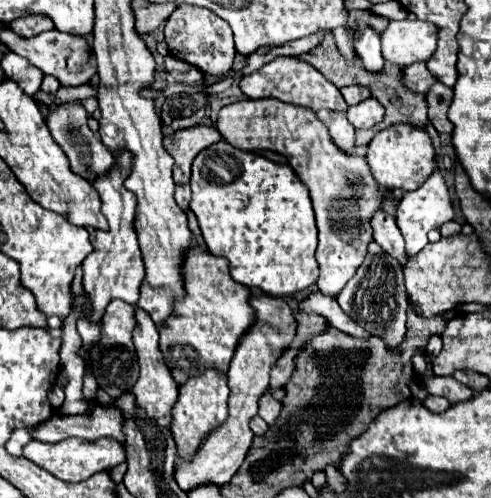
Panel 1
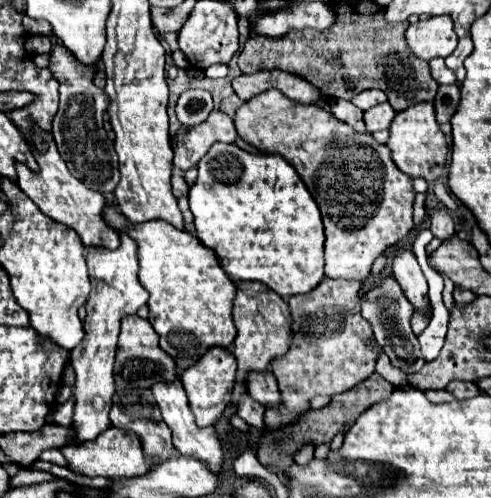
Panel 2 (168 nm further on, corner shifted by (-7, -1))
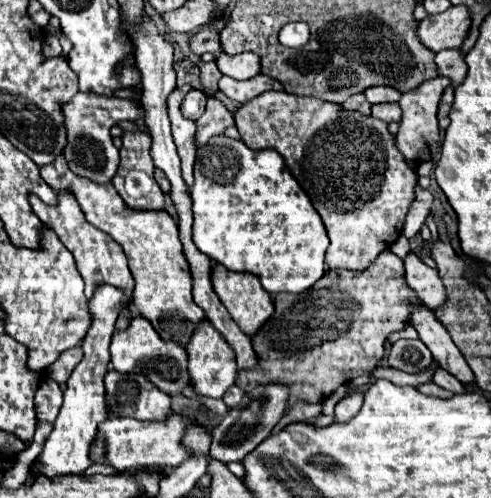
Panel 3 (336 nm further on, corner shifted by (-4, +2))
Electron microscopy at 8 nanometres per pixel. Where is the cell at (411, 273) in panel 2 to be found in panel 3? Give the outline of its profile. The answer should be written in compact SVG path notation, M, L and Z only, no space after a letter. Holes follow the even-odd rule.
M412 308L412 322L418 330L420 340L428 346L432 352L434 362L456 376L462 384L474 384L474 372L468 368L466 360L460 356L460 350L456 344L452 344L452 338L448 332L444 332L442 324L434 318L430 308Z

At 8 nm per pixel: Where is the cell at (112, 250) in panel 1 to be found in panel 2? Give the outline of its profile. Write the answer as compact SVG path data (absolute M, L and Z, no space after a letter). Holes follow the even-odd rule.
M119 233L119 239L121 239L121 245L115 251L107 247L87 249L87 267L89 267L89 279L91 279L93 291L85 305L87 309L87 317L83 321L85 337L71 351L71 365L77 375L77 381L75 381L77 403L75 403L75 415L73 415L73 427L77 431L75 443L95 439L95 435L111 427L109 409L111 409L111 397L115 393L113 361L115 361L115 347L117 347L117 335L119 335L119 321L121 317L129 313L137 313L137 309L145 305L149 299L147 289L143 289L137 277L137 269L139 269L137 243L125 233Z

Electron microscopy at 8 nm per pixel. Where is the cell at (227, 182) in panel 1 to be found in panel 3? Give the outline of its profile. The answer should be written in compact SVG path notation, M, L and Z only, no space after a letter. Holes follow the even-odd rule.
M214 136L212 140L208 140L206 146L198 148L196 154L196 162L194 162L194 186L190 188L190 196L192 196L192 210L194 210L194 244L198 246L200 252L204 252L210 260L216 260L220 264L224 264L226 268L234 270L234 272L250 272L254 276L260 278L262 286L266 292L276 294L276 292L304 292L308 288L312 288L312 284L316 284L324 274L326 274L326 266L324 266L324 252L330 244L326 228L320 220L320 214L314 210L312 202L308 200L306 192L300 188L300 184L296 184L294 176L290 174L290 170L286 168L282 156L278 152L272 150L250 150L242 140L232 140L228 136Z

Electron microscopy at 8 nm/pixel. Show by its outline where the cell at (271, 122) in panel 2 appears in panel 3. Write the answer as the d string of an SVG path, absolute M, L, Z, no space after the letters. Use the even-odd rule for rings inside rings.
M264 92L264 96L244 102L236 110L234 120L242 142L252 150L276 150L312 200L330 236L330 246L326 252L326 264L330 268L362 272L376 260L380 252L388 250L396 242L402 232L406 212L414 202L416 174L408 168L404 156L400 156L396 140L384 120L362 116L356 110L348 110L346 114L340 104L308 96L294 96L288 92Z

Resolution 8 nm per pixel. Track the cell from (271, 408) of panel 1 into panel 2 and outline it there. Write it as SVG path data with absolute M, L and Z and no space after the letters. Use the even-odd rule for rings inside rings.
M271 369L265 371L263 375L259 373L251 373L249 379L249 395L259 401L263 407L277 407L281 403L281 395L279 395L279 389L277 389L277 381L275 377L271 375Z

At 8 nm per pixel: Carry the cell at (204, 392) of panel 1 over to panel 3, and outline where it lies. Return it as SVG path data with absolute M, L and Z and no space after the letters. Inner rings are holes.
M202 320L198 326L196 326L196 332L192 334L188 346L186 346L186 352L188 352L188 370L190 370L190 376L192 376L192 388L200 394L200 396L212 396L212 398L222 398L224 392L234 384L236 380L236 354L234 350L228 346L226 338L212 326L210 320Z

